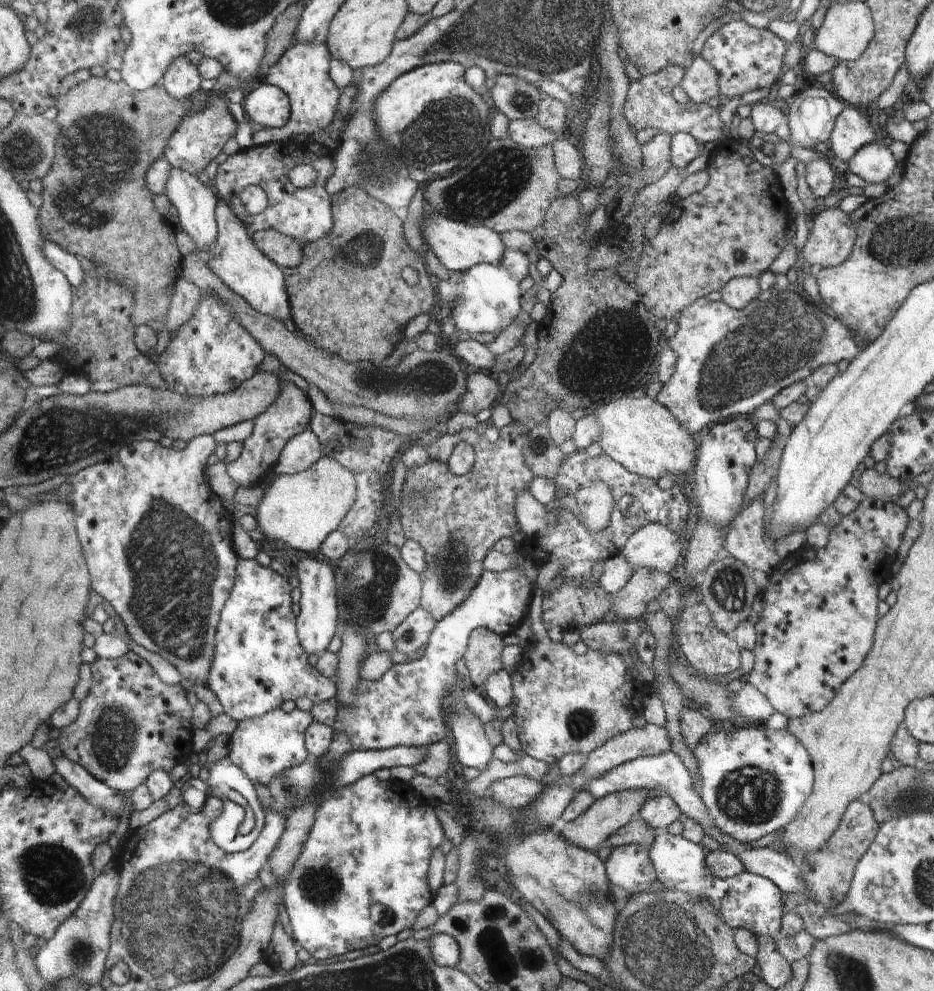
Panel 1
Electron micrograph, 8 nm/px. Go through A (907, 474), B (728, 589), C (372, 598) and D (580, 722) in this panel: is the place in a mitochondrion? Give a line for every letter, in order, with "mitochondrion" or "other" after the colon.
A: other
B: mitochondrion
C: mitochondrion
D: mitochondrion

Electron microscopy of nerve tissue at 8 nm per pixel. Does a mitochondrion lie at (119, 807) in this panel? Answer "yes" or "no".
no

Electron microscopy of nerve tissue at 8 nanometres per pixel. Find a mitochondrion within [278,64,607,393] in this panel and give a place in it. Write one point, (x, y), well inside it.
(451, 128)

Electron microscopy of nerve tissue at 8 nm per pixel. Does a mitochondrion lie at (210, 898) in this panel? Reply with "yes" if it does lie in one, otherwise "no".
yes

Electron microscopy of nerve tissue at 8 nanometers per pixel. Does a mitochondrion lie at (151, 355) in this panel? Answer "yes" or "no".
no

